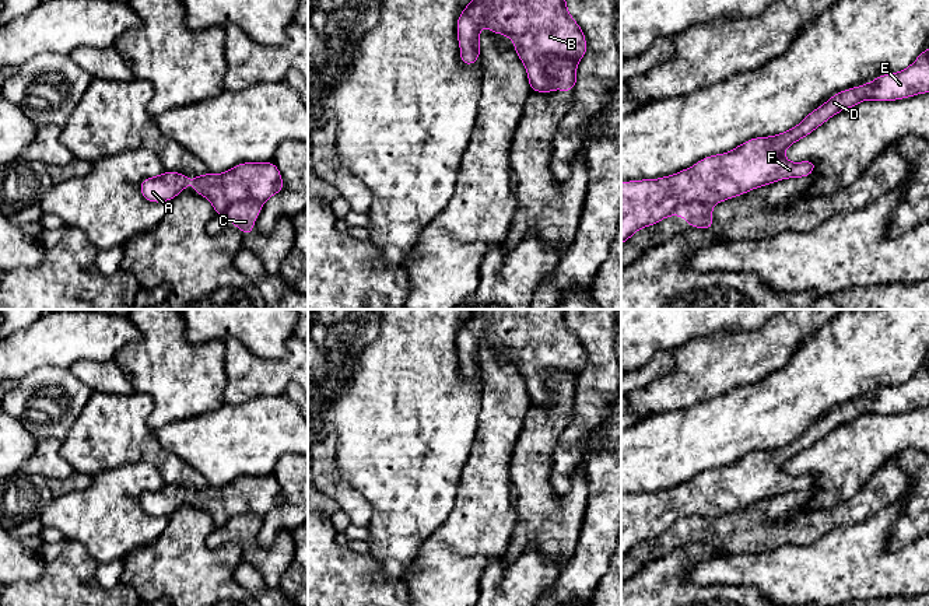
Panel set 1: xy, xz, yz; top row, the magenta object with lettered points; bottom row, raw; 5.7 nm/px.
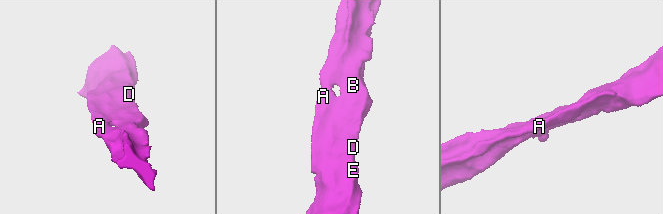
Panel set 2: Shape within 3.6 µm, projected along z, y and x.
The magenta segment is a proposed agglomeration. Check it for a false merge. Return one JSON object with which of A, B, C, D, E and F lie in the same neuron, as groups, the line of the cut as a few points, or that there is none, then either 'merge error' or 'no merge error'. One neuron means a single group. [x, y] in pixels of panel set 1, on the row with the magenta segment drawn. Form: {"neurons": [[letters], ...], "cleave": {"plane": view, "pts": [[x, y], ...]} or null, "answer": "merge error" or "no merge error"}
{"neurons": [["A", "B", "D", "E", "F"], ["C"]], "cleave": {"plane": "xz", "pts": [[570, 58], [551, 58], [547, 74], [554, 87]]}, "answer": "merge error"}

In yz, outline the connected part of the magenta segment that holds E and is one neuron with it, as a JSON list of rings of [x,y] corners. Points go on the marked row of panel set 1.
[[[929,48],[898,73],[834,94],[799,125],[776,136],[750,139],[729,153],[702,158],[677,174],[621,183],[621,245],[638,230],[655,225],[679,207],[704,203],[711,207],[788,178],[806,178],[816,169],[813,160],[790,162],[783,157],[793,143],[809,136],[841,111],[866,99],[897,101],[929,92]]]

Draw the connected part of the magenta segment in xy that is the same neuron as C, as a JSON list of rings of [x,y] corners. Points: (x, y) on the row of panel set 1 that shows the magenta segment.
[[[243,200],[232,204],[224,214],[224,220],[235,224],[246,237],[253,232],[255,220],[263,209],[257,200]]]

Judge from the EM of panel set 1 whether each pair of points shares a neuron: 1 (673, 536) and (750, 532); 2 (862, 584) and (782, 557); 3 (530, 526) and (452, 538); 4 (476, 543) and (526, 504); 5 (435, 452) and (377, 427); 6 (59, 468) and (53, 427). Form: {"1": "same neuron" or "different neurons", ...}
{"1": "same neuron", "2": "same neuron", "3": "different neurons", "4": "different neurons", "5": "same neuron", "6": "different neurons"}

